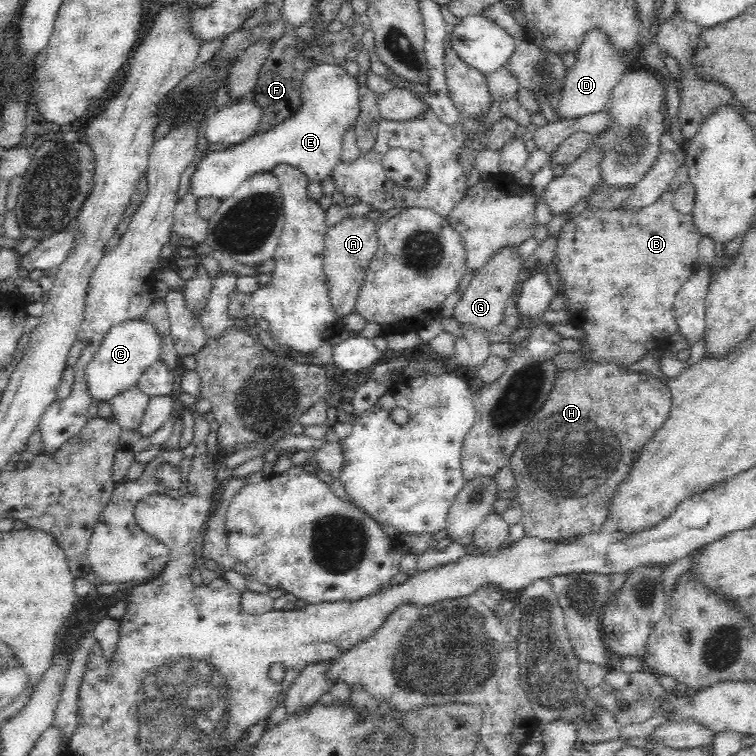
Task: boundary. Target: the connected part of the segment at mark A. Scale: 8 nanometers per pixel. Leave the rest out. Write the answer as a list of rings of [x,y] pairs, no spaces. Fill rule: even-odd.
[[[366,216],[352,217],[329,227],[325,234],[323,246],[323,277],[326,282],[330,309],[336,322],[343,322],[348,314],[355,312],[360,290],[365,277],[377,252],[377,225]]]

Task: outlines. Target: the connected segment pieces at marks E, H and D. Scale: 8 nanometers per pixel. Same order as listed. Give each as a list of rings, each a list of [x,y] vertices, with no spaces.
[[[316,63],[306,69],[297,90],[300,91],[300,106],[292,116],[278,122],[274,128],[256,132],[242,142],[203,157],[191,177],[191,189],[197,197],[228,198],[252,175],[270,173],[279,164],[296,168],[308,184],[331,176],[340,163],[344,136],[355,126],[361,111],[360,82],[348,74],[343,64]]]
[[[582,345],[579,351],[574,352],[578,357],[578,364],[574,368],[554,370],[554,382],[547,400],[540,410],[534,415],[534,418],[526,425],[521,441],[517,444],[516,450],[512,453],[509,463],[515,476],[520,510],[522,510],[521,520],[526,536],[535,537],[543,540],[561,540],[570,539],[574,536],[588,535],[589,533],[600,532],[600,527],[611,514],[613,498],[618,492],[620,483],[628,478],[631,466],[640,458],[641,451],[651,441],[656,432],[663,427],[668,420],[672,408],[672,391],[667,386],[666,381],[657,379],[652,375],[641,373],[640,371],[628,370],[627,365],[620,364],[615,360],[594,360],[585,351]]]
[[[600,31],[588,32],[581,44],[580,54],[576,63],[565,73],[564,87],[560,91],[560,100],[555,113],[560,121],[580,120],[583,116],[600,112],[610,98],[610,92],[615,84],[618,84],[627,67],[622,62],[620,55],[612,51],[612,47],[606,43],[606,35]]]

